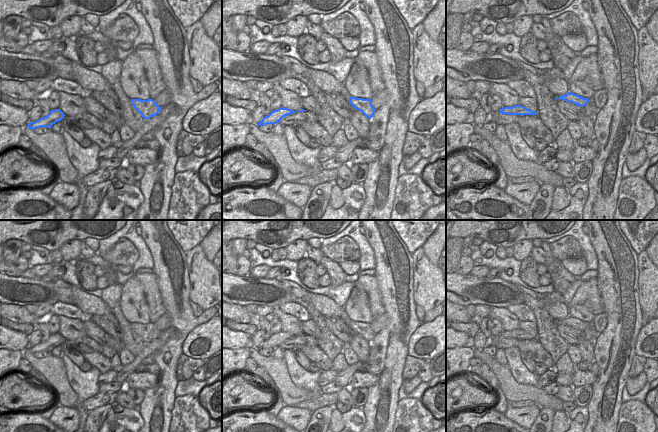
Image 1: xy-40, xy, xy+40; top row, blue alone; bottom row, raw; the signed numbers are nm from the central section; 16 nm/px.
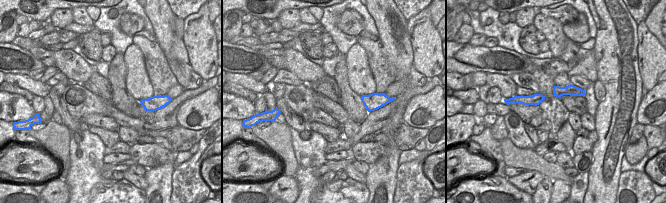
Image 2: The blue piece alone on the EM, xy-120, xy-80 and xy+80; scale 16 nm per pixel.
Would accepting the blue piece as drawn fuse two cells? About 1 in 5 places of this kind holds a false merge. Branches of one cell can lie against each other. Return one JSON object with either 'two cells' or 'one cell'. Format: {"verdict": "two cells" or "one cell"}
{"verdict": "two cells"}

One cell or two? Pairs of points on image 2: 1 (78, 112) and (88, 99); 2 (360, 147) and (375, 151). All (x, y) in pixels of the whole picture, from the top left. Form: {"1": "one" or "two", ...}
{"1": "one", "2": "one"}

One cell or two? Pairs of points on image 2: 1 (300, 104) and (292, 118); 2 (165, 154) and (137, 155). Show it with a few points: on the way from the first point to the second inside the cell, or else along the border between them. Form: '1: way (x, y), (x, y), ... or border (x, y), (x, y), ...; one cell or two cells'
1: border (282, 97), (297, 114); two cells
2: way (158, 155), (144, 155); one cell

